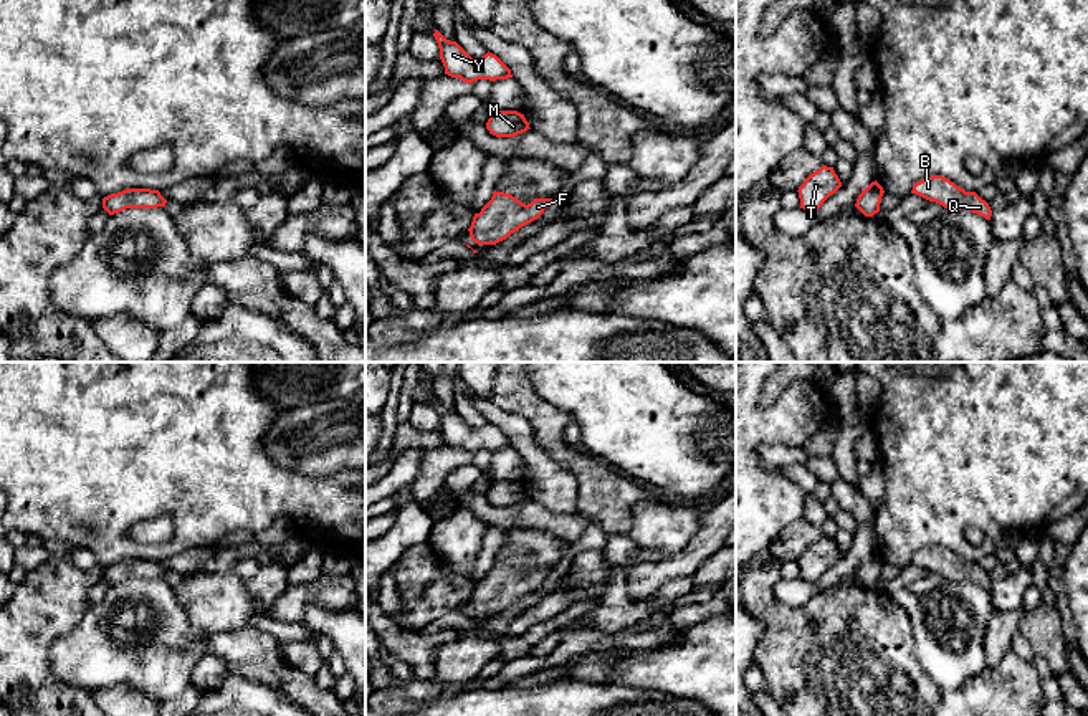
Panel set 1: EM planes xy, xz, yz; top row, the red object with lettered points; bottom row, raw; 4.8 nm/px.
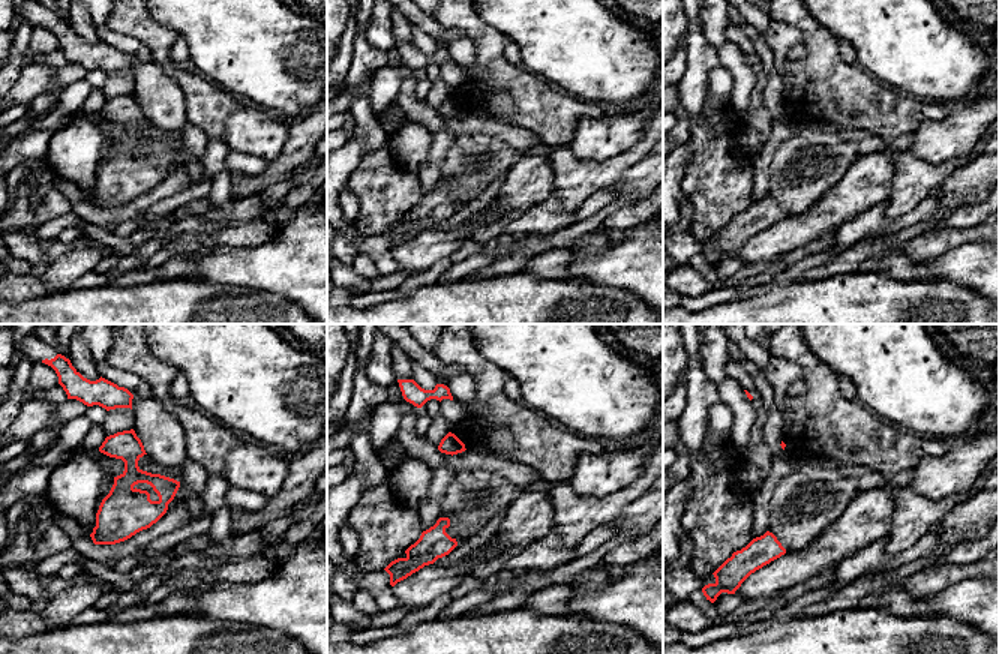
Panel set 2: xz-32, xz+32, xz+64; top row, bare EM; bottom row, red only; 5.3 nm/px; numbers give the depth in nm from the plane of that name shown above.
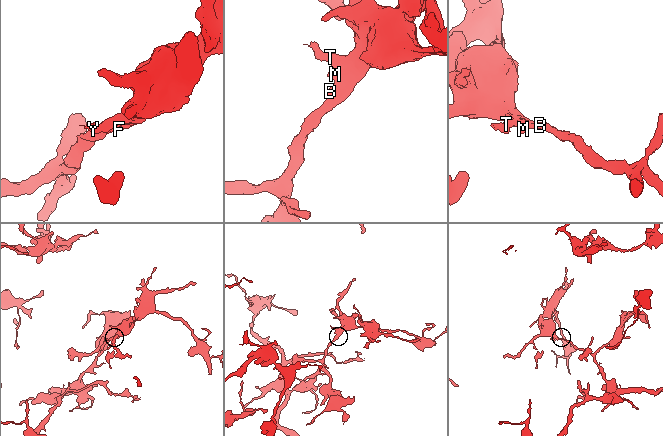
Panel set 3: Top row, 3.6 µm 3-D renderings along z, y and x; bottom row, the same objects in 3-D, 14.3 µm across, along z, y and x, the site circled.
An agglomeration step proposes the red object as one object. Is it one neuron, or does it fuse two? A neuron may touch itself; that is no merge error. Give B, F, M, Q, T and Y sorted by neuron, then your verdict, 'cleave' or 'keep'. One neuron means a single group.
groups B F M Q T Y; keep

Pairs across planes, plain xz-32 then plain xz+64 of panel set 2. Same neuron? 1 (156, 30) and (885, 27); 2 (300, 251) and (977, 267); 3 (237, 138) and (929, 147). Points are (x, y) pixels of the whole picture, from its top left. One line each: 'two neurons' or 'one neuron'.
1: two neurons
2: one neuron
3: one neuron

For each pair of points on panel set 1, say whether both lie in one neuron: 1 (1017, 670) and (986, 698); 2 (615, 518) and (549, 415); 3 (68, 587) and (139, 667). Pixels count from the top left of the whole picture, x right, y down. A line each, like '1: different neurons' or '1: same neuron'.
1: same neuron
2: same neuron
3: different neurons

